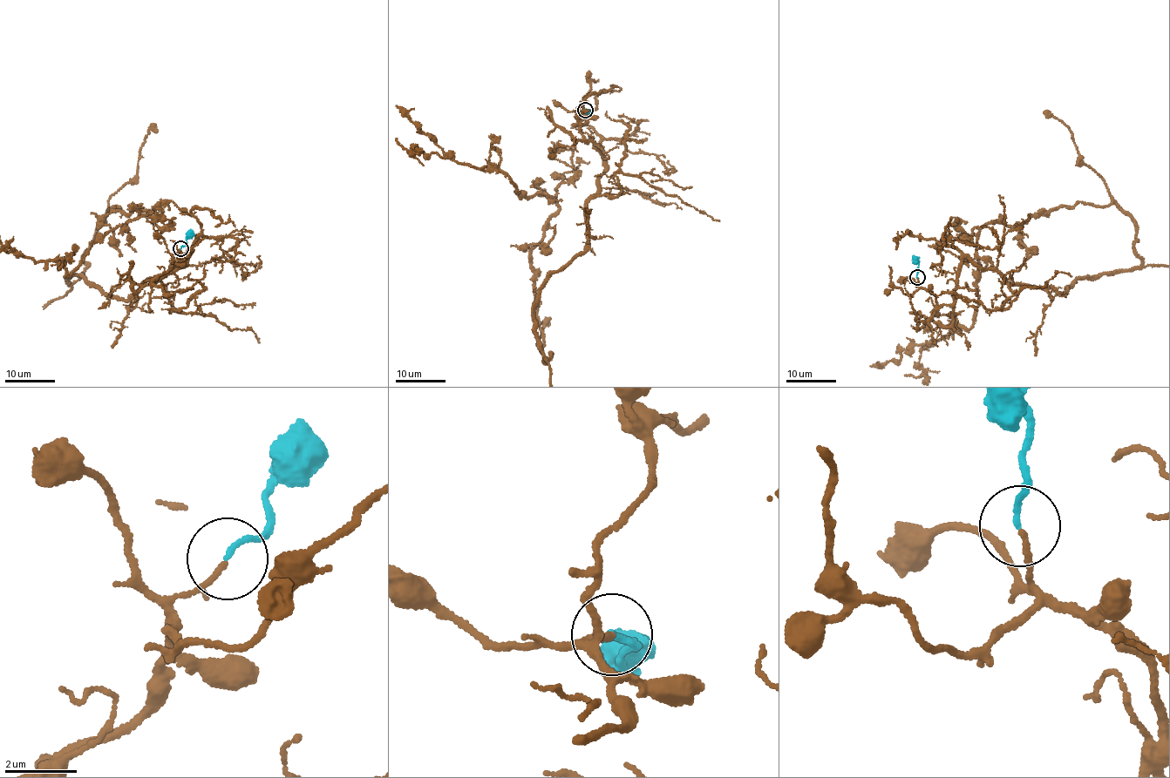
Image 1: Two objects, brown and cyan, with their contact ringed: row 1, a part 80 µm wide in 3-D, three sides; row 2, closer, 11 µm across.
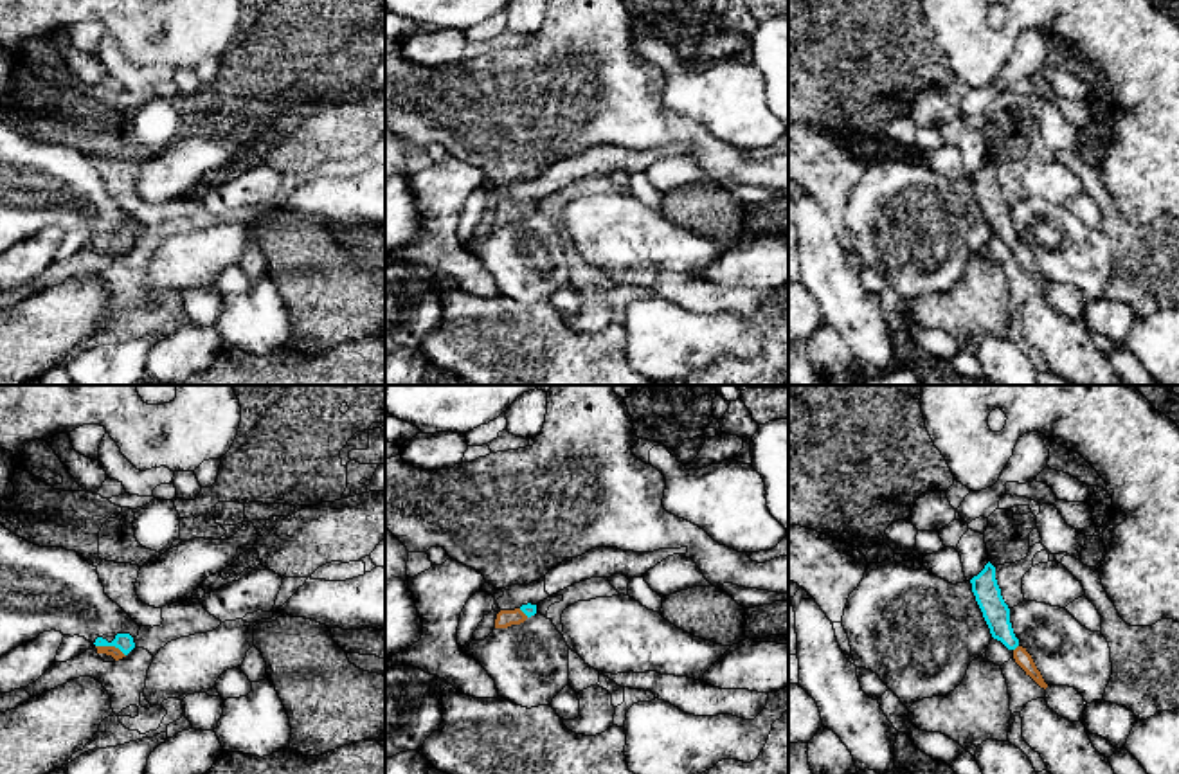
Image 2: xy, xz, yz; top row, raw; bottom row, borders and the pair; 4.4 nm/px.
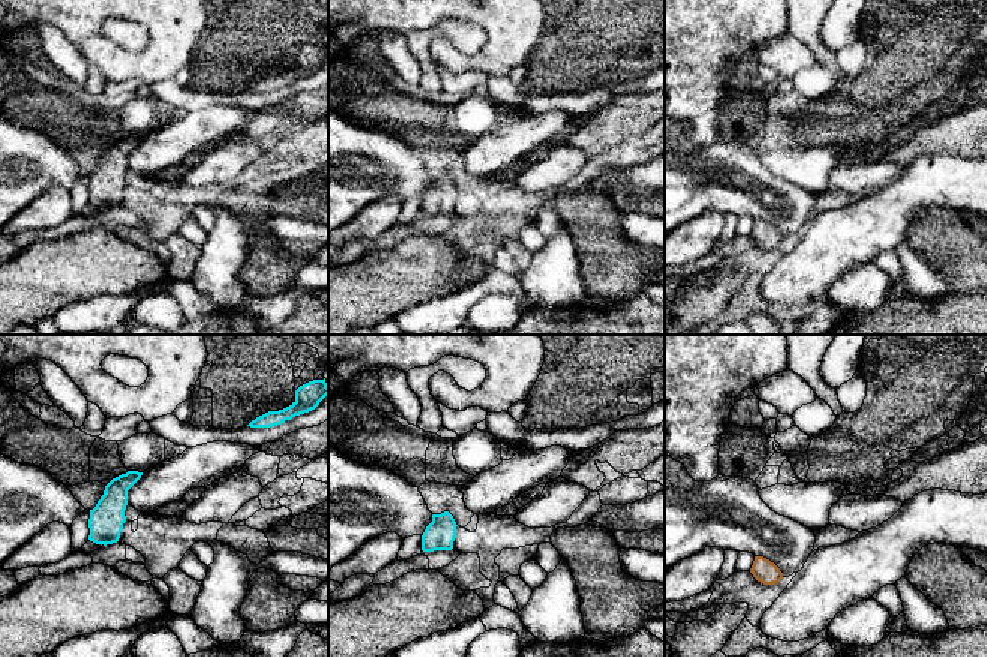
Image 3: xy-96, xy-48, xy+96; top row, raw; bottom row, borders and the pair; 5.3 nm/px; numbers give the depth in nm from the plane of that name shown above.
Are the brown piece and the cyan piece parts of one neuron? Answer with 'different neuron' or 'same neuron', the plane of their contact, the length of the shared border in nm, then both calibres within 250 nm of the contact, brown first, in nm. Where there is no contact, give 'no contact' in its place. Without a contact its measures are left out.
same neuron; meets brown in xy; contact 140 nm long; 50 nm thick on the brown side, 80 nm on the other

